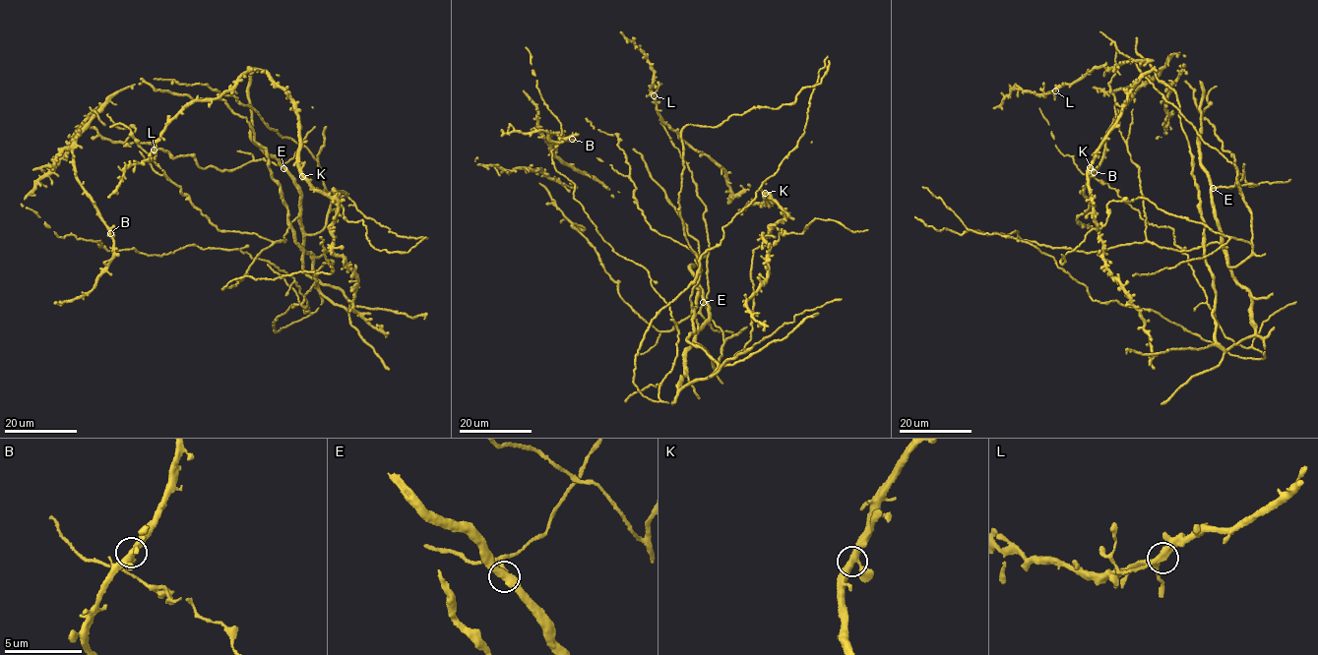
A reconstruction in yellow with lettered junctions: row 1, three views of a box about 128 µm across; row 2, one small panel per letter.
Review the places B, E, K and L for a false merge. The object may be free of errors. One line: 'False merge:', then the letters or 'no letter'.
False merge: L

